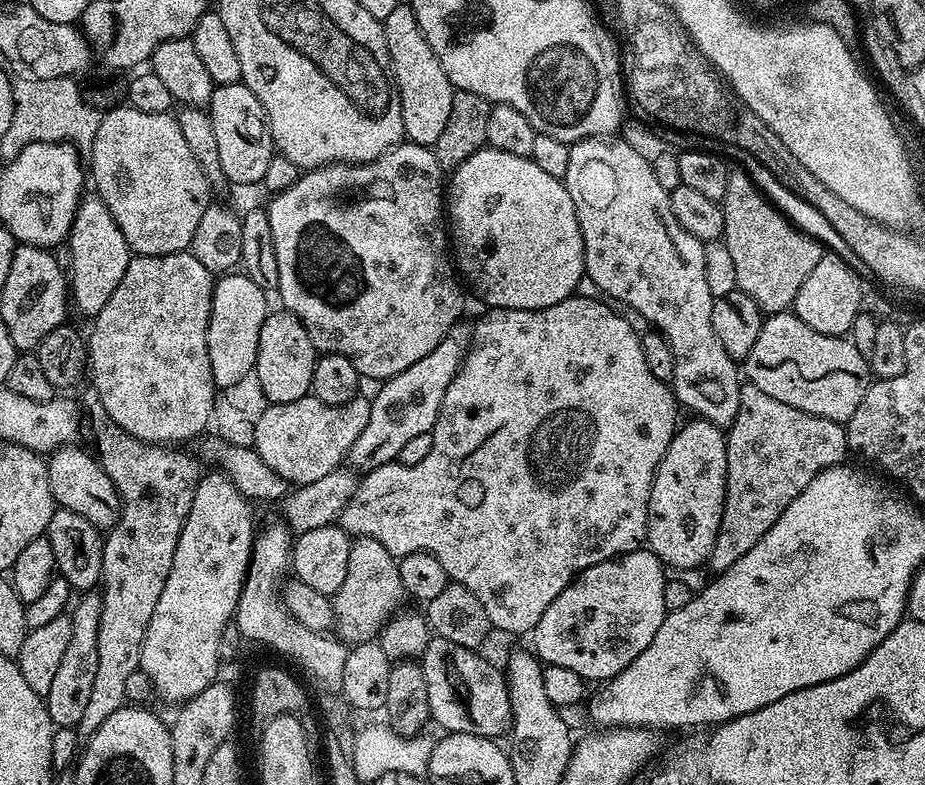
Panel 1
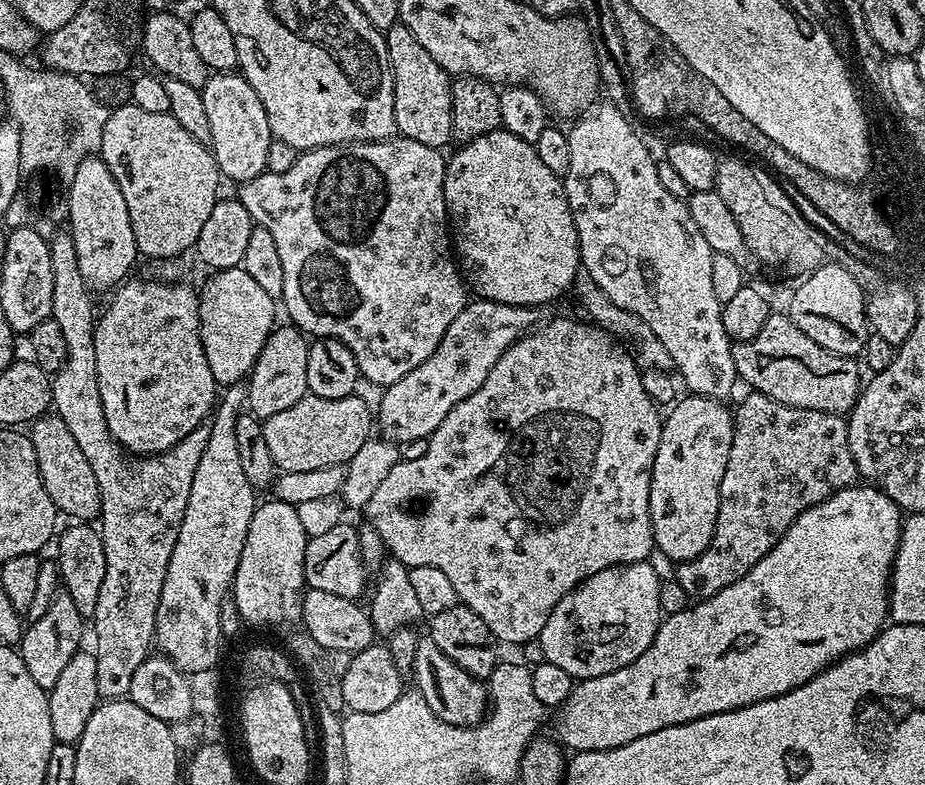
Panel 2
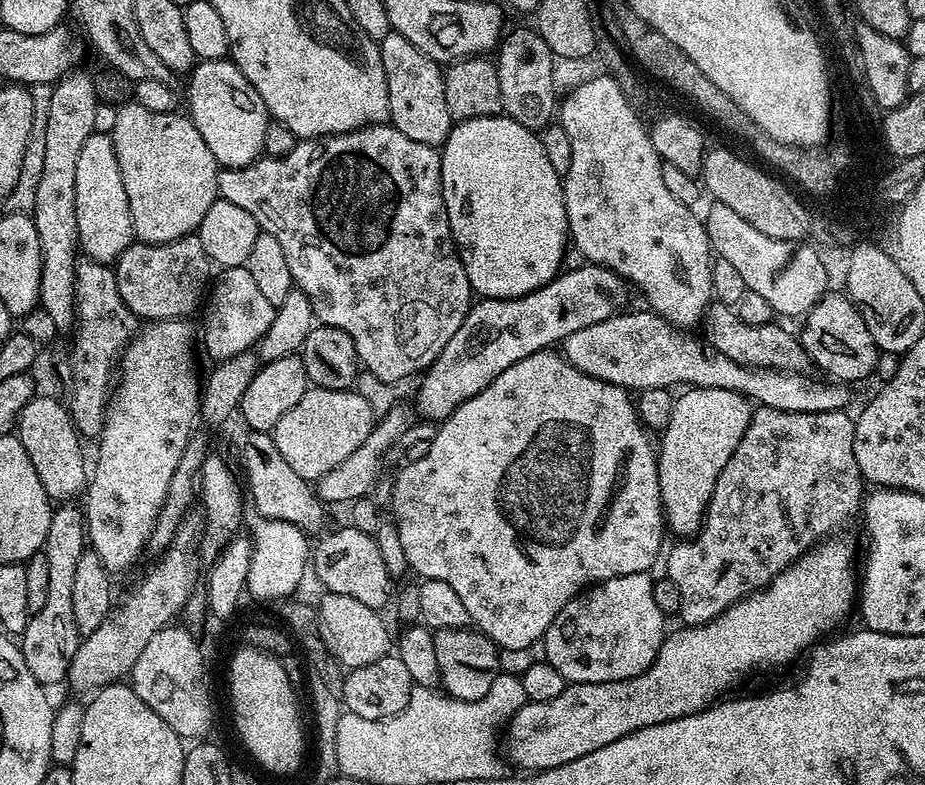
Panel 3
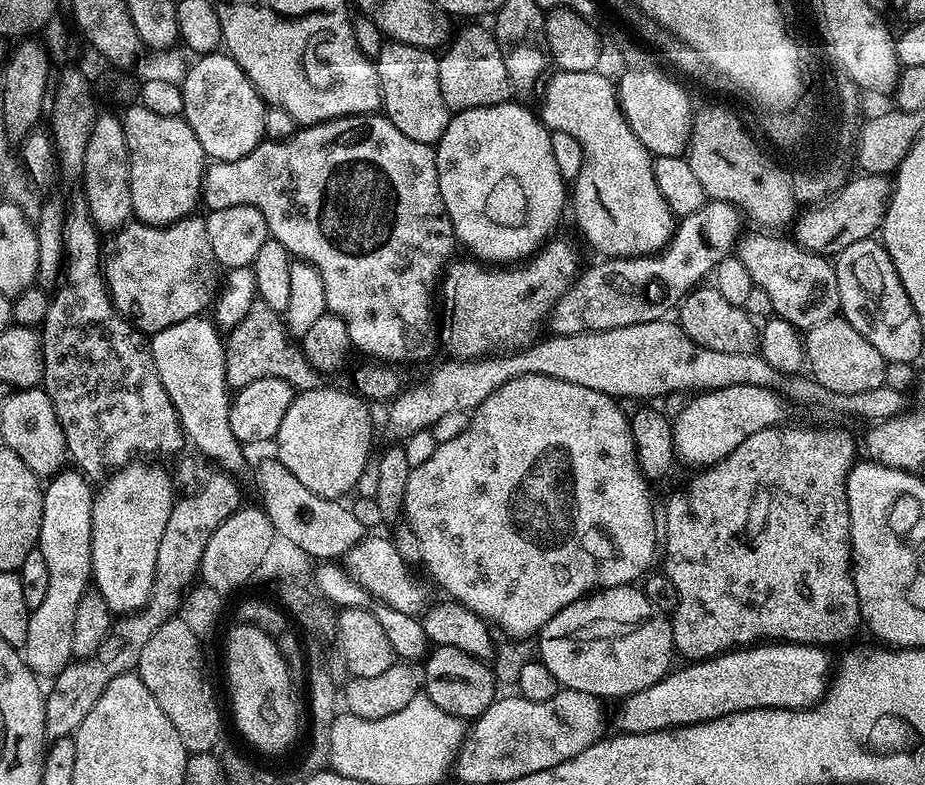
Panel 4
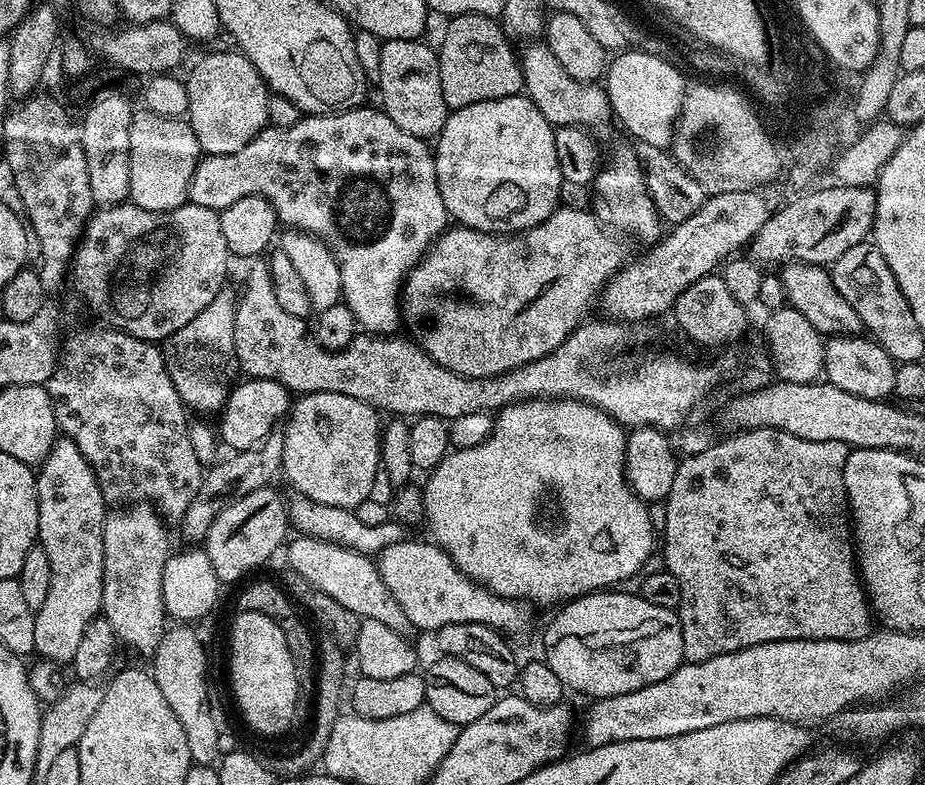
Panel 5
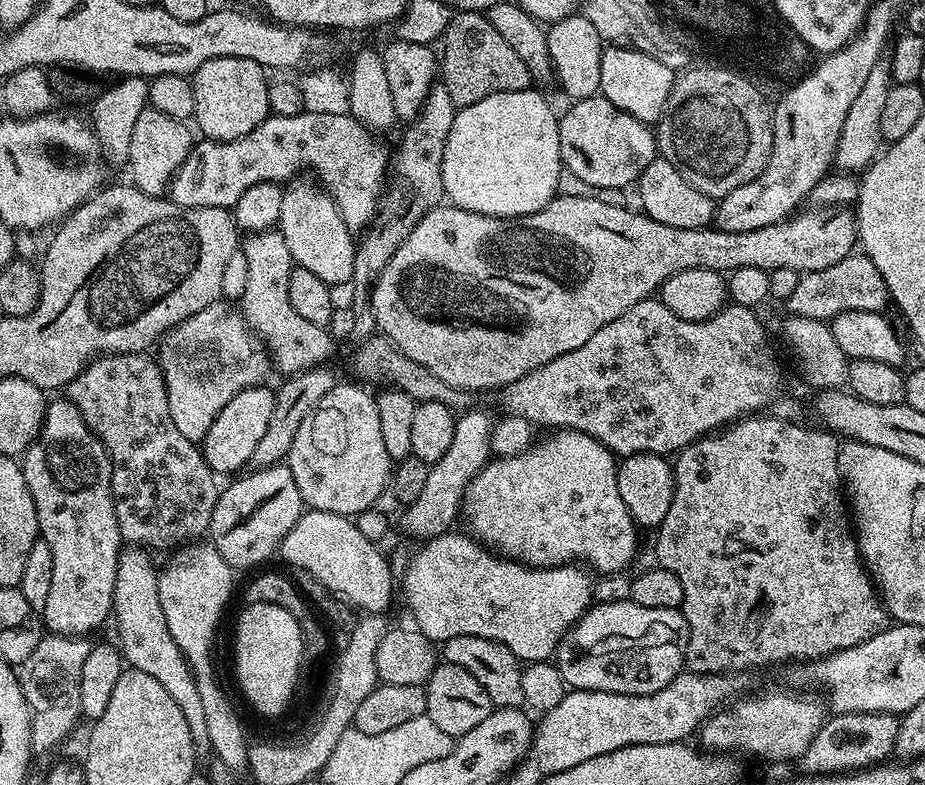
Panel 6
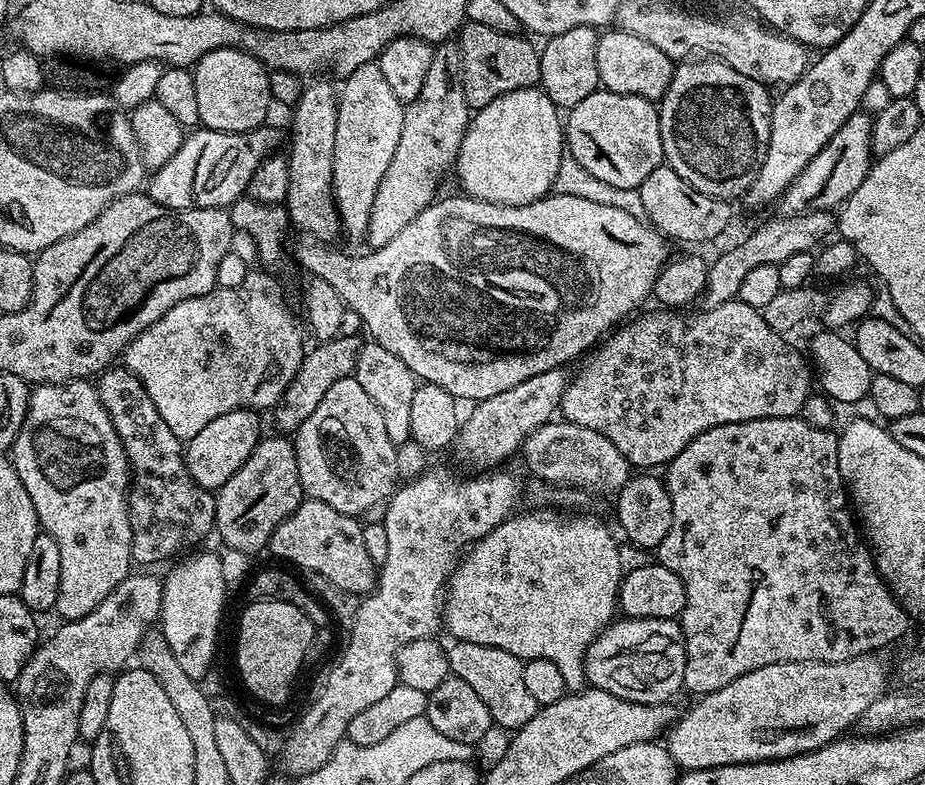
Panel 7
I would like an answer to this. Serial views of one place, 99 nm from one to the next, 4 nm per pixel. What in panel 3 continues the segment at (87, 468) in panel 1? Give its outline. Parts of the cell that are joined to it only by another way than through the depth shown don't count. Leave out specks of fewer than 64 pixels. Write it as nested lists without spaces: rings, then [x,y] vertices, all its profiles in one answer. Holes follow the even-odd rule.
[[[43,394],[33,396],[26,406],[22,406],[15,435],[20,437],[22,446],[26,446],[26,454],[30,454],[30,462],[34,462],[34,470],[38,470],[38,478],[42,478],[48,497],[56,502],[68,502],[76,498],[72,496],[79,497],[86,488],[84,452],[80,449],[82,440],[68,417],[67,407],[57,397],[56,400]]]

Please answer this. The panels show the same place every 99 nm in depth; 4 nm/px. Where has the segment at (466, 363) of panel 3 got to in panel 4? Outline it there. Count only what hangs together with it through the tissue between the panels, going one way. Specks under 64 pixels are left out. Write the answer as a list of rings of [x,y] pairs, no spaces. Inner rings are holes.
[[[709,200],[702,210],[683,217],[677,223],[672,241],[663,252],[651,256],[601,259],[601,264],[586,269],[584,273],[581,271],[556,297],[547,317],[552,327],[549,329],[555,335],[569,336],[665,319],[668,311],[671,308],[673,311],[703,281],[700,280],[703,276],[704,279],[711,277],[716,264],[733,251],[740,220],[742,213],[734,205]]]

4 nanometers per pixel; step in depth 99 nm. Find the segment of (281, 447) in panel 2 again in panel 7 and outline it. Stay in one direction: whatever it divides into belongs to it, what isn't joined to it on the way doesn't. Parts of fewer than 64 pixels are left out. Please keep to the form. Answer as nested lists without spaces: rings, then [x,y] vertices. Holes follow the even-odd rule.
[[[350,375],[338,382],[334,382],[334,386],[330,386],[330,390],[326,390],[322,402],[318,402],[318,407],[314,409],[314,414],[310,414],[310,418],[306,418],[306,422],[302,422],[300,429],[294,433],[294,447],[296,450],[296,461],[298,462],[298,478],[304,488],[305,497],[310,500],[317,500],[318,502],[326,502],[326,506],[334,506],[334,510],[338,510],[347,516],[359,517],[366,510],[383,505],[398,487],[396,444],[390,442],[378,406],[374,406],[374,402],[370,399],[370,394],[366,394],[366,390],[362,390],[362,386],[358,386],[355,375]]]

